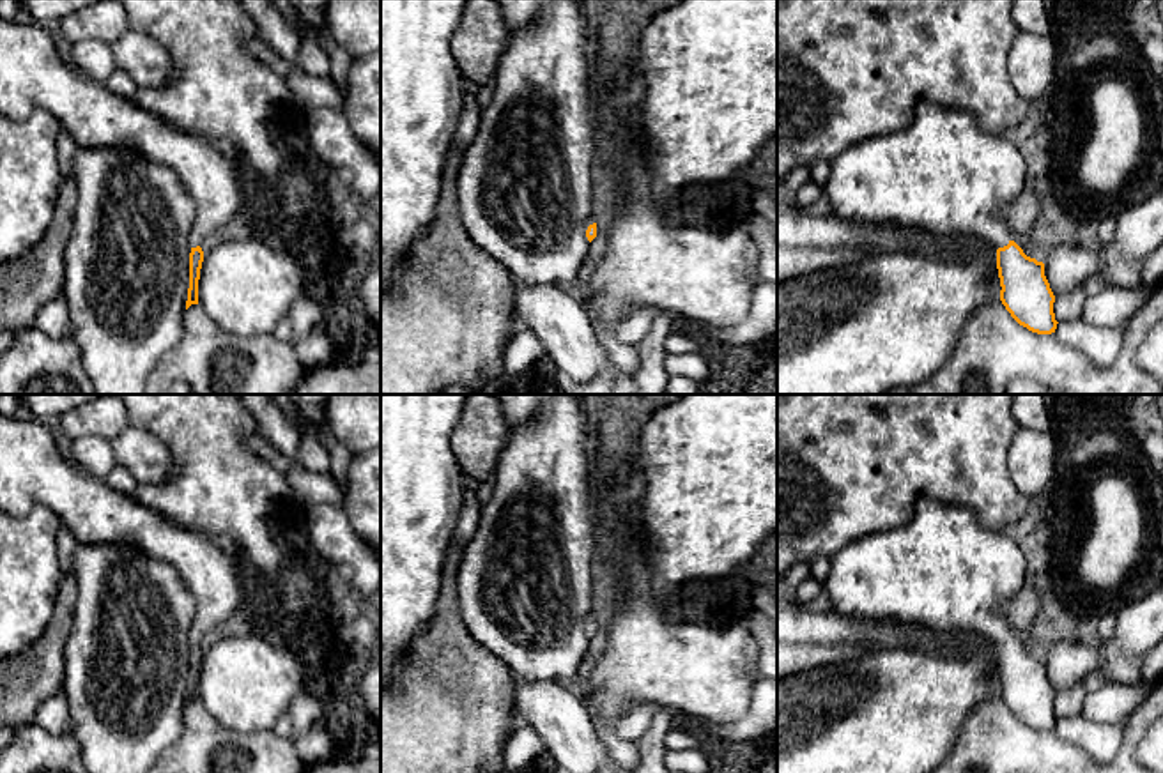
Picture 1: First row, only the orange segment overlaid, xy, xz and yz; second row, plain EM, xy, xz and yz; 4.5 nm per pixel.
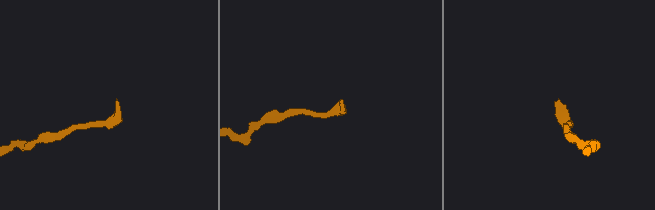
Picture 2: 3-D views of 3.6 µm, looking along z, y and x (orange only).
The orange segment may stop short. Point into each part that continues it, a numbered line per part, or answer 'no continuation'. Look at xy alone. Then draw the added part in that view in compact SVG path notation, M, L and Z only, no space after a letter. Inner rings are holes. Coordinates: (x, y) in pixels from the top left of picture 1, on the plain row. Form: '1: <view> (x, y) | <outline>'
1: xy (34, 469) | M0 414L0 509L21 517L37 504L53 509L76 543L126 543L149 557L170 563L196 603L196 616L189 628L191 644L202 642L235 612L246 612L237 559L227 555L211 538L182 527L140 504L133 494L119 492L104 479L85 472L41 421Z

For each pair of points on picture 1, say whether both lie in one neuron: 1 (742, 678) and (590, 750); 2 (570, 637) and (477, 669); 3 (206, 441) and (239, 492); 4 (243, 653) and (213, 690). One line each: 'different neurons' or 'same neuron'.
1: different neurons
2: different neurons
3: same neuron
4: same neuron

